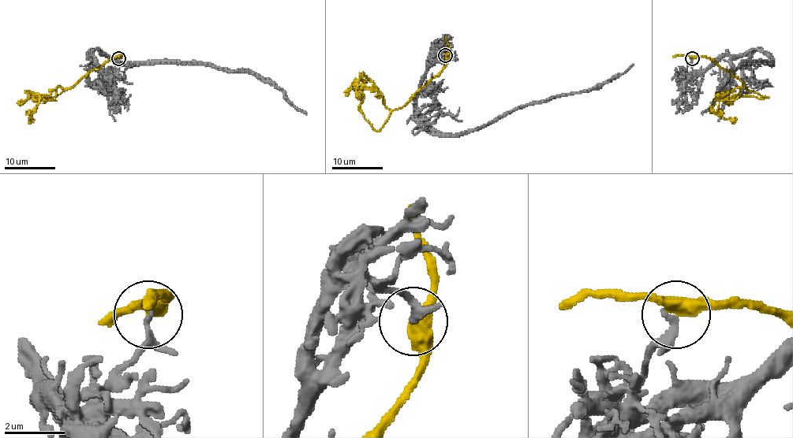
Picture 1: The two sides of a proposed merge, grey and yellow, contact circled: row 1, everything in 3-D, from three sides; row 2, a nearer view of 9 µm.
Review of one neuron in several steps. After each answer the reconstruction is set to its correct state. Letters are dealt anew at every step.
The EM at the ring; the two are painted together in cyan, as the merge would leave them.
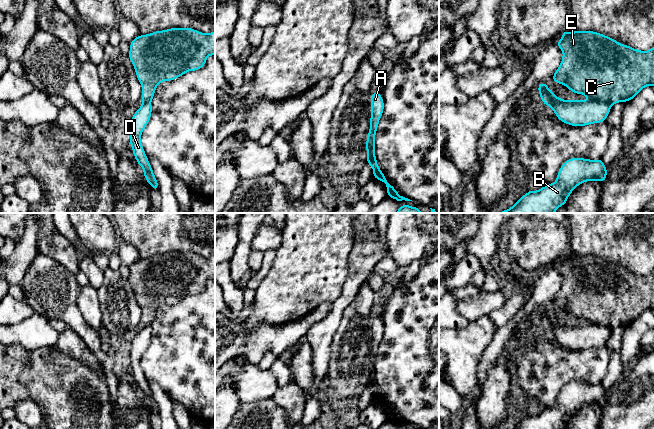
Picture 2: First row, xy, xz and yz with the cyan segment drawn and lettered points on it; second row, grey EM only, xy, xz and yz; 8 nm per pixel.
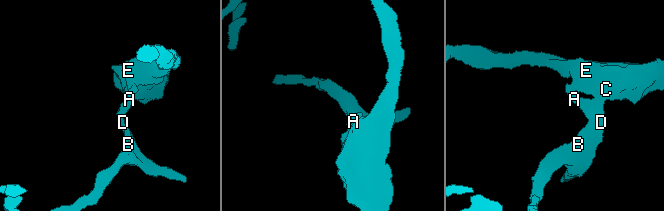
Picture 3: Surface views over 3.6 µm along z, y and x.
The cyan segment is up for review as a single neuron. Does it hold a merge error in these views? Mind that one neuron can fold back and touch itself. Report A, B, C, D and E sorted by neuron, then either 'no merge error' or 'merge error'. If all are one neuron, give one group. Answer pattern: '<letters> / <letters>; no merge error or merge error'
A B D / C E; merge error

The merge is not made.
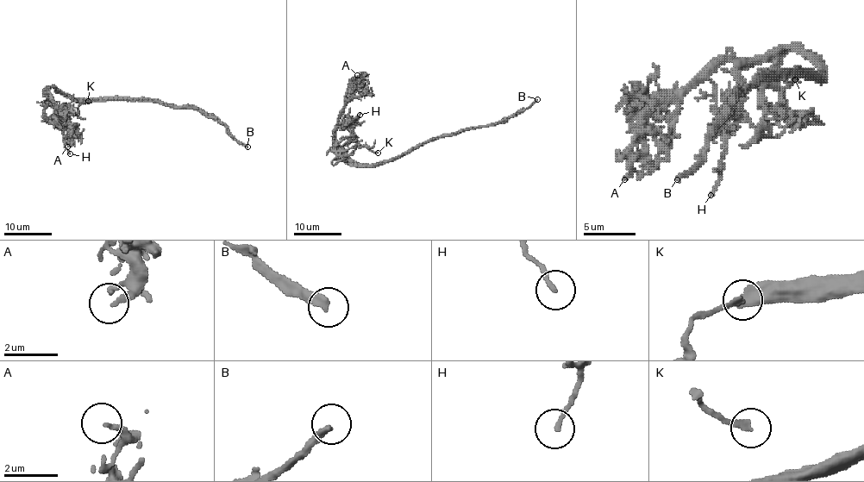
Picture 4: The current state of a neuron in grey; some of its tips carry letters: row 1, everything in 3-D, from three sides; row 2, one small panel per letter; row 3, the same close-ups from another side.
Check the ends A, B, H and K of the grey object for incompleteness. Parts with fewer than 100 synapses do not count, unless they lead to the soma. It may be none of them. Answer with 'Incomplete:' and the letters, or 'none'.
Incomplete: B

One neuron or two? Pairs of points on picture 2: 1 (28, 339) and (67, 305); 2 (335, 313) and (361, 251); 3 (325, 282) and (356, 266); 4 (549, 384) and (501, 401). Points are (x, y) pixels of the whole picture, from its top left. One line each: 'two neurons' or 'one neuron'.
1: one neuron
2: one neuron
3: two neurons
4: two neurons

